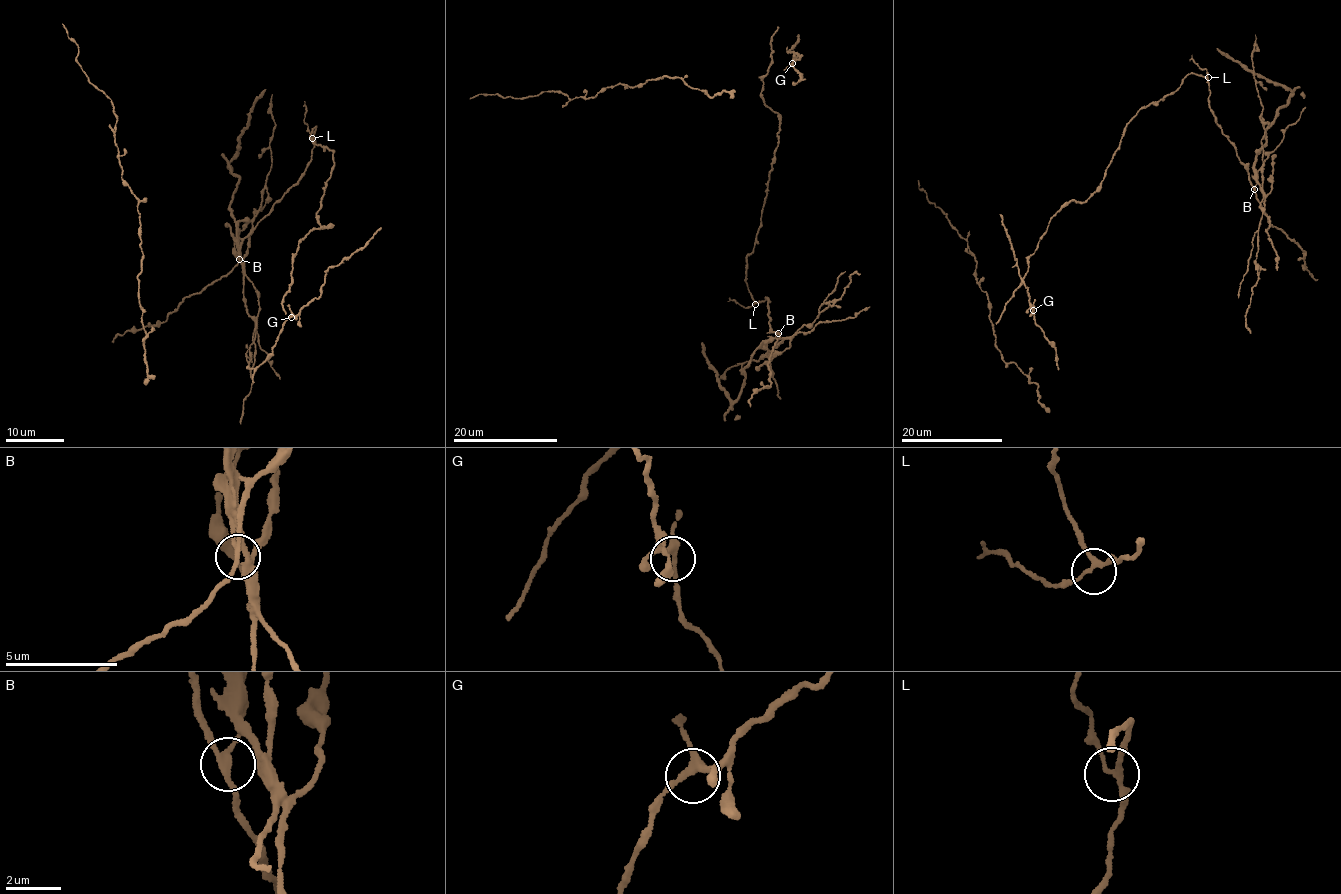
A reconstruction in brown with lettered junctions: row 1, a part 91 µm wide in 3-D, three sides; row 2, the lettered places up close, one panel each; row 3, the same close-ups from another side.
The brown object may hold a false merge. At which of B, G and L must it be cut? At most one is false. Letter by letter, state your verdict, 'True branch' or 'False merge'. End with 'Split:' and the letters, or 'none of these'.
B: False merge
G: True branch
L: True branch
Split: B

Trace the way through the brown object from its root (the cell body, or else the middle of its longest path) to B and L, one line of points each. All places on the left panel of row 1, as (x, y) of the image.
B: (313, 229), (331, 226), (320, 229), (316, 212), (334, 160), (309, 137), (315, 126), (303, 176), (239, 258)
L: (313, 229), (331, 226), (320, 229), (316, 212), (334, 160), (333, 152), (309, 137), (315, 126), (312, 138)

